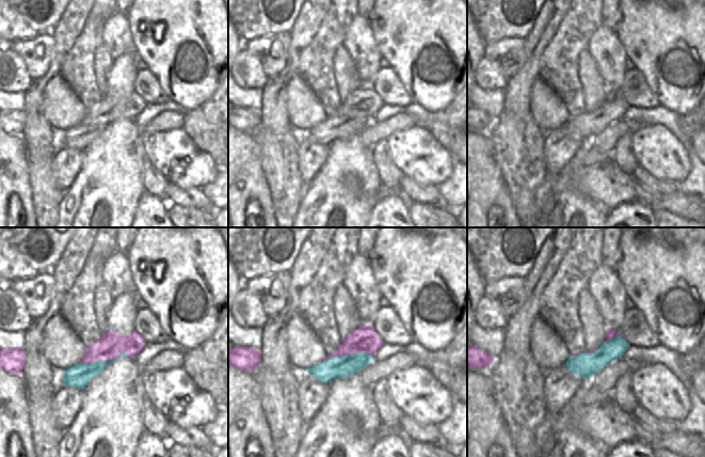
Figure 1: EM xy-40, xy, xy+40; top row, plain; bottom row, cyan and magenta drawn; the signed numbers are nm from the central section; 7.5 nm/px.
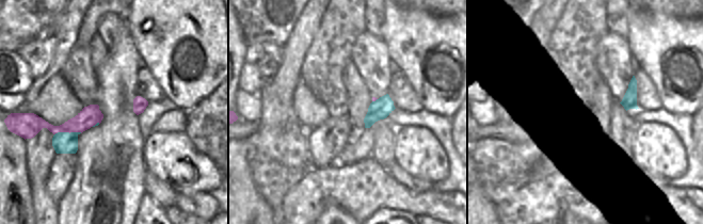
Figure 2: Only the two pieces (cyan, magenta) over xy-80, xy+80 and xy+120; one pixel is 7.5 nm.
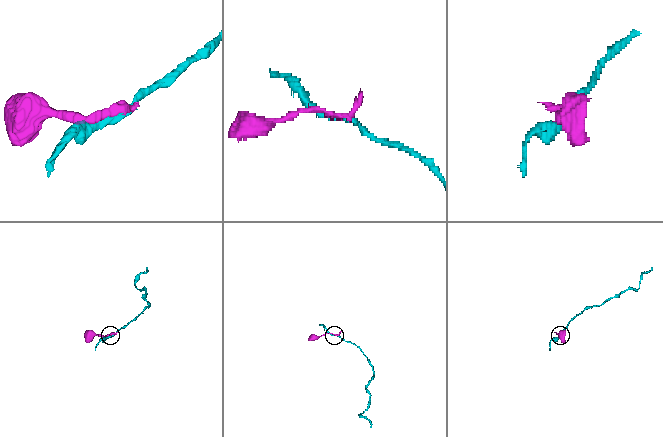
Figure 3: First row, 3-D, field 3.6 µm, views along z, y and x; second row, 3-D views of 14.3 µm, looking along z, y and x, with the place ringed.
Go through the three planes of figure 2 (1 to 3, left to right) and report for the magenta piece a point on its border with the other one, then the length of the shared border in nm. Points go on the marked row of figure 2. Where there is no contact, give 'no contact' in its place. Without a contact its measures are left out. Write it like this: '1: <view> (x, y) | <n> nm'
1: xy-80 (67, 132) | 200 nm
2: xy+80 (376, 100) | 50 nm
3: no contact

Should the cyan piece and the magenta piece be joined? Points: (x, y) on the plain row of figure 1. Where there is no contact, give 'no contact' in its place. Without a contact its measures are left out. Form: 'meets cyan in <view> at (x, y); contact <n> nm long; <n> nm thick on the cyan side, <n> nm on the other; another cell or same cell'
meets cyan in xy at (347, 116); contact 400 nm long; 160 nm thick on the cyan side, 200 nm on the other; another cell

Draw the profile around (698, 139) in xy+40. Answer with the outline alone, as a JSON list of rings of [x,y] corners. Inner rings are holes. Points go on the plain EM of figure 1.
[[[705,96],[694,109],[694,132],[691,140],[696,156],[705,164]]]

